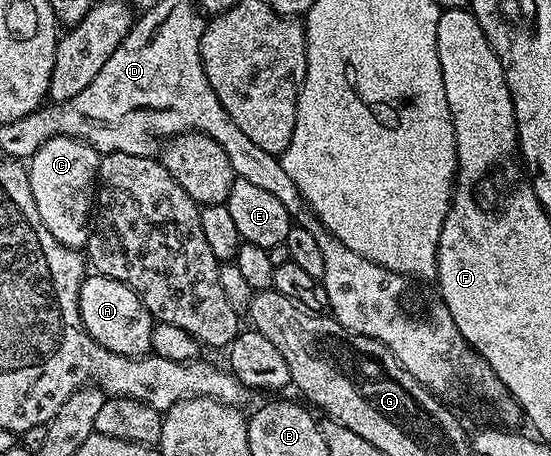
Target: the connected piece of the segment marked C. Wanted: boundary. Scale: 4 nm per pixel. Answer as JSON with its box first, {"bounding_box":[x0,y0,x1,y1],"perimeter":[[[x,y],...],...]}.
{"bounding_box":[28,136,100,249],"perimeter":[[[65,136],[47,141],[28,163],[30,190],[42,222],[63,246],[84,249],[93,222],[100,154],[92,146]]]}

